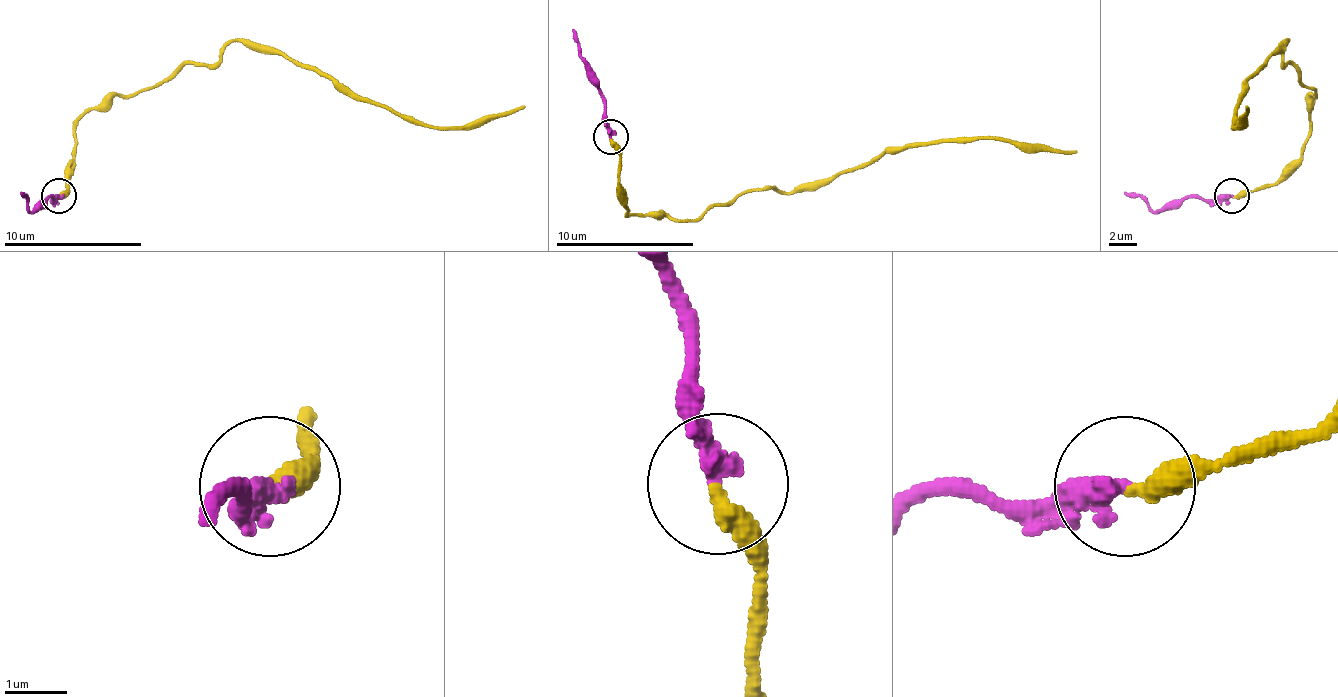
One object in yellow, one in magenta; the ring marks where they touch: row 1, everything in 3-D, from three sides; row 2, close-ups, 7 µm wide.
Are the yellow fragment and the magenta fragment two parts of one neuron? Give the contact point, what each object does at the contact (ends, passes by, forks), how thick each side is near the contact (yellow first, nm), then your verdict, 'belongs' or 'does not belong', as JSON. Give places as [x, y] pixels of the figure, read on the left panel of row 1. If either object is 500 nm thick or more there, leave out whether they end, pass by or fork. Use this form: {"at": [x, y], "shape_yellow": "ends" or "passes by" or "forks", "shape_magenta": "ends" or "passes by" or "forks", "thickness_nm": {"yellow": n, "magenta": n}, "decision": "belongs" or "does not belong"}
{"at": [59, 196], "shape_yellow": "ends", "shape_magenta": "ends", "thickness_nm": {"yellow": 340, "magenta": 360}, "decision": "belongs"}

